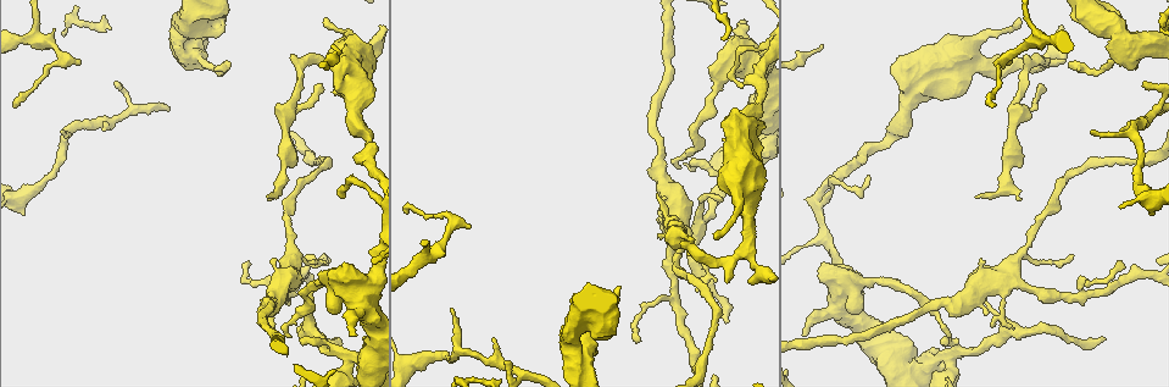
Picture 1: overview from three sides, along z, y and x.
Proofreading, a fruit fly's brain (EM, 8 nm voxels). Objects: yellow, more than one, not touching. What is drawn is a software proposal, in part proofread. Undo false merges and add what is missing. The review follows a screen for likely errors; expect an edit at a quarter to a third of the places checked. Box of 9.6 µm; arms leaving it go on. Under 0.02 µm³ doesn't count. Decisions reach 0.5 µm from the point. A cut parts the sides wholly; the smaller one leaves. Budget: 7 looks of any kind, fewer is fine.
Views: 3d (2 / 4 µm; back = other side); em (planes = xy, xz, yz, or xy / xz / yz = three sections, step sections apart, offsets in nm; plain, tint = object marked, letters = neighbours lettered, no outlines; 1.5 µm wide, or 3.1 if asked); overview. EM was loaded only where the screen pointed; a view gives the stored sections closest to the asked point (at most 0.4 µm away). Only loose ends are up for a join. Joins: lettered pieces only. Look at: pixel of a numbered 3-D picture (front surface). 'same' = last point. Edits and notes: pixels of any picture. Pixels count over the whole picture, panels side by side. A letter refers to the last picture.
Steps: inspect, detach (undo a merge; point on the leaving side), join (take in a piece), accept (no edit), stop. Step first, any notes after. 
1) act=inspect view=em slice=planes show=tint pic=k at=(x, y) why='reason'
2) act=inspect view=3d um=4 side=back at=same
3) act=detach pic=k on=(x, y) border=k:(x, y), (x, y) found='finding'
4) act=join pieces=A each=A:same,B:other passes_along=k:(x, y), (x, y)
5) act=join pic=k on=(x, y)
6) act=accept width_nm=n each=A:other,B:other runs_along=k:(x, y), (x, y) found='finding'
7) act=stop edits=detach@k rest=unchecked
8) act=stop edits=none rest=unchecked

act=inspect view=em slice=planes show=letters pic=1 at=(491, 338) why='an open end'

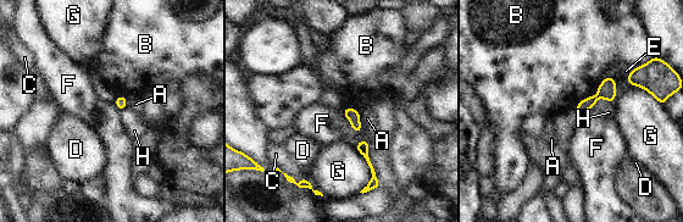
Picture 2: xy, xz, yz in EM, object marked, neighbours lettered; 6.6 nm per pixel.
act=accept longest_contact=B:340nm each=A:other,B:other,C:other,D:other,E:other,F:other,G:other,H:other found='none of them fits'

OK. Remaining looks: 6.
act=inspect view=3d um=4 pic=1 at=(1069, 64) why='tapers out'

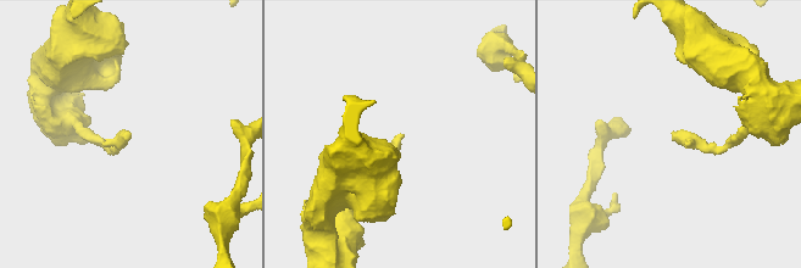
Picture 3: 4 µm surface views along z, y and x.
act=inspect view=em slice=yz step=8 show=letters pic=3 at=(131, 134)

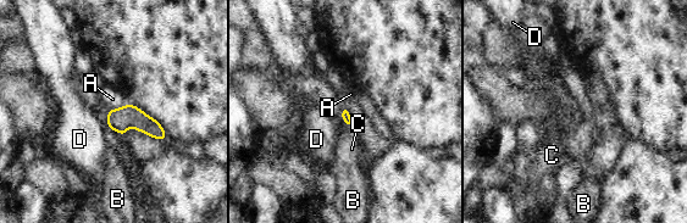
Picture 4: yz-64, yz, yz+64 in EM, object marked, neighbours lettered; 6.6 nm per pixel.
act=accept each=A:other,B:other,C:other,D:other border=4:(126, 104), (107, 110) found='no lettered piece goes on from it'

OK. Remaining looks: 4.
act=inspect view=3d um=2 pic=1 at=(901, 124) why='calibre changes'

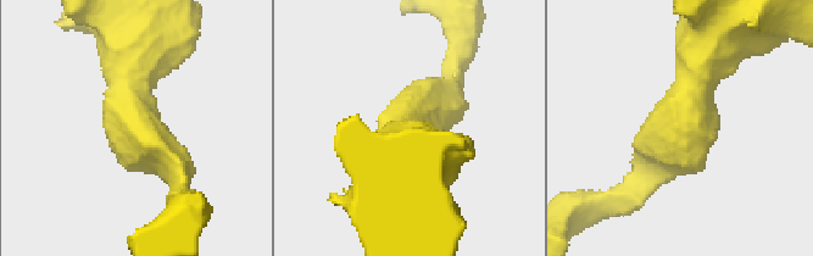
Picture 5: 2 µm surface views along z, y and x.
act=inspect view=em slice=planes show=tint pic=5 at=(682, 127) arm_widths_nm=200,550

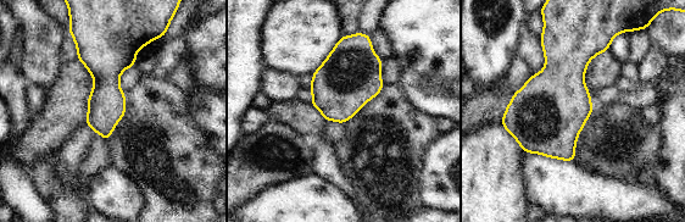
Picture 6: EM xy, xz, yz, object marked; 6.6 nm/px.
act=inspect view=em slice=planes show=letters at=same why='what lies round it'

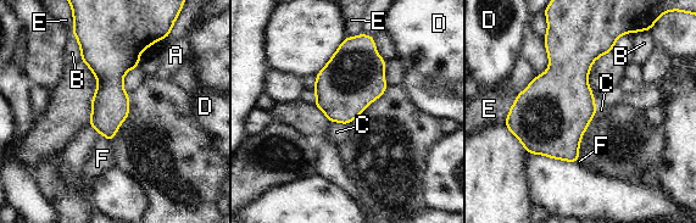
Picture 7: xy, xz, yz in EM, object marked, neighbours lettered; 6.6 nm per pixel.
act=accept each=A:other,B:other,C:other,D:other,E:other,F:other border=7:(517, 95), (504, 122) found='all the same cell'

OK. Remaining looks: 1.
act=stop edits=none rest=unchecked

